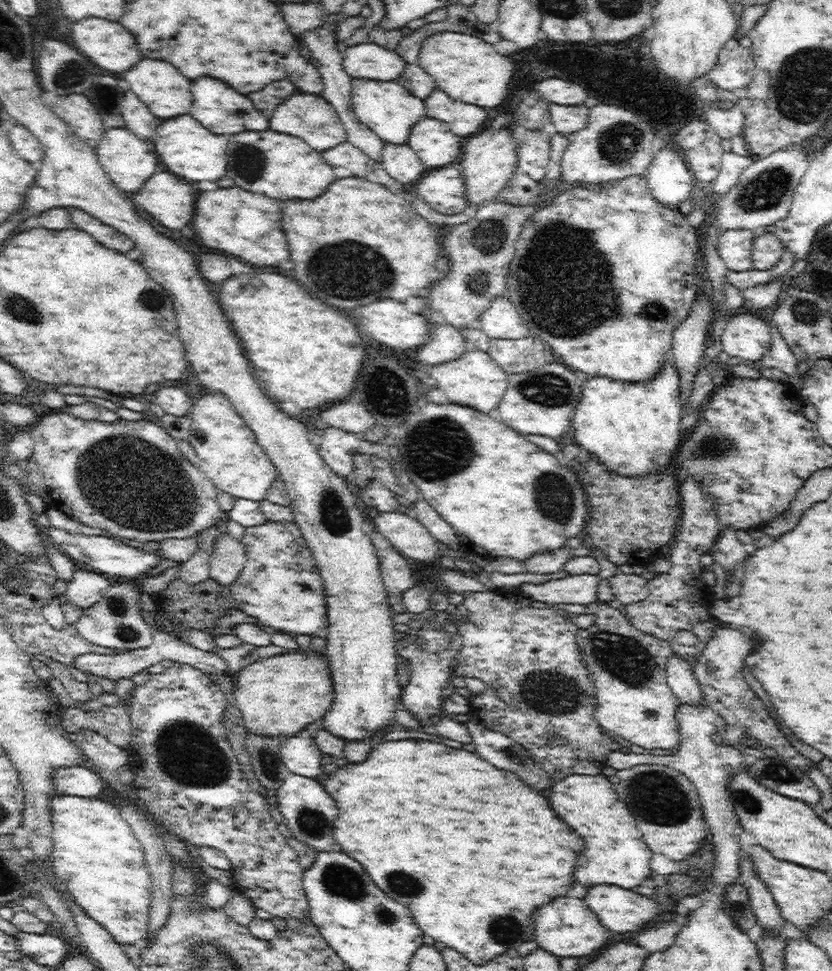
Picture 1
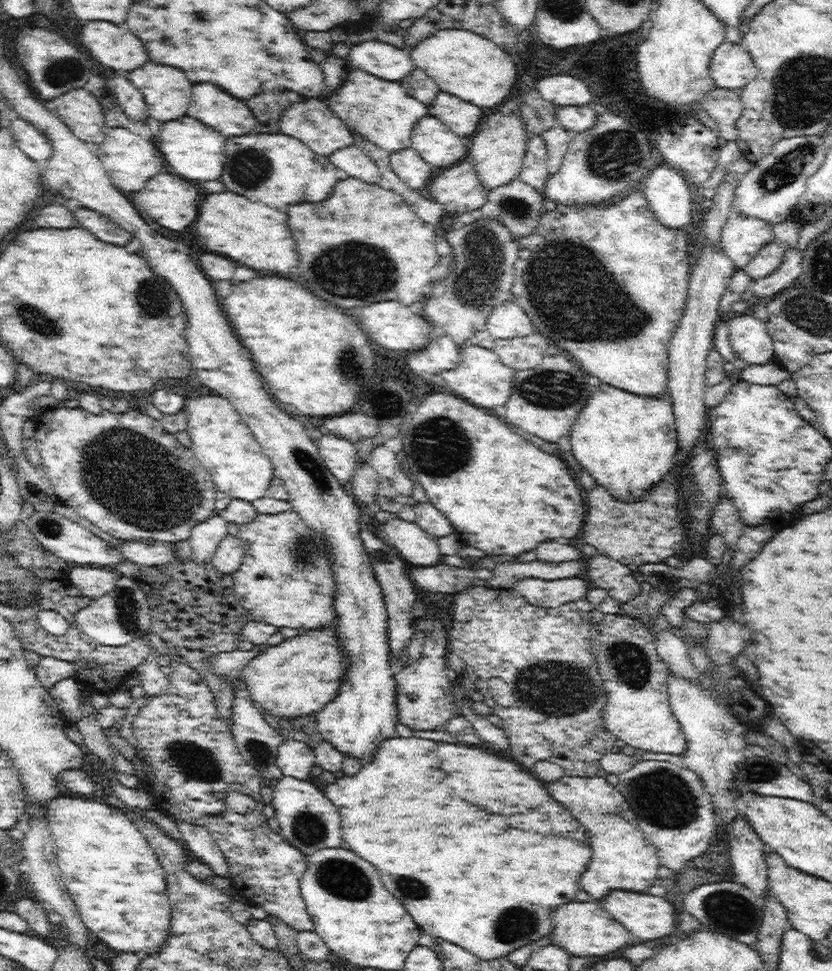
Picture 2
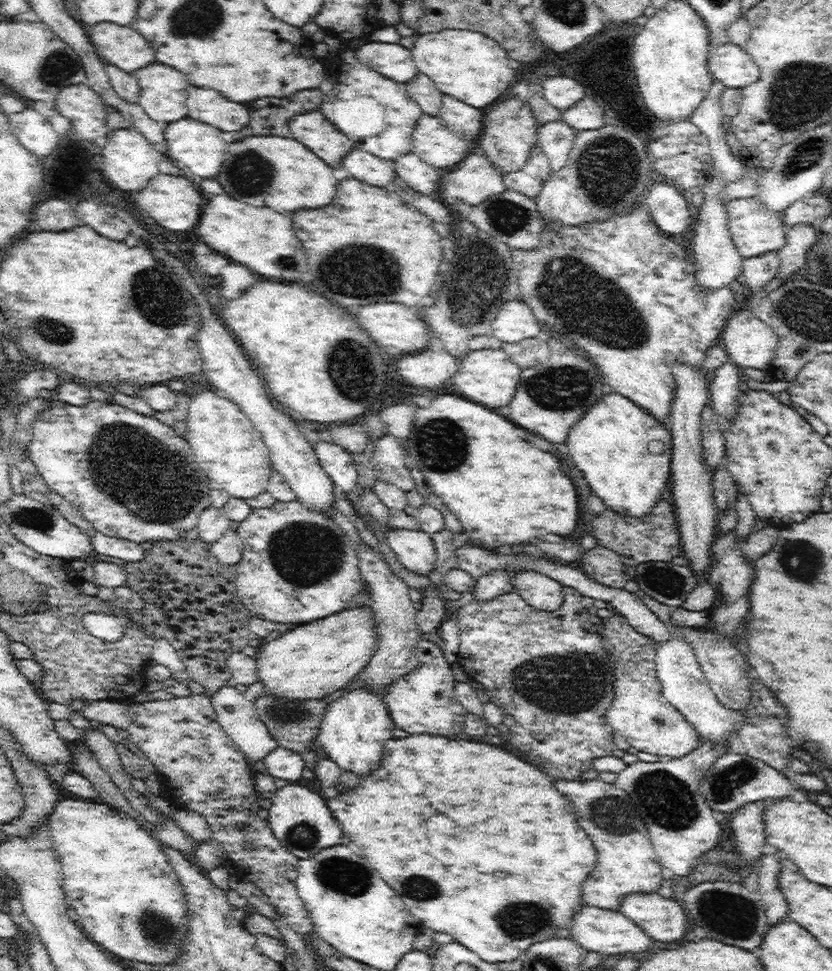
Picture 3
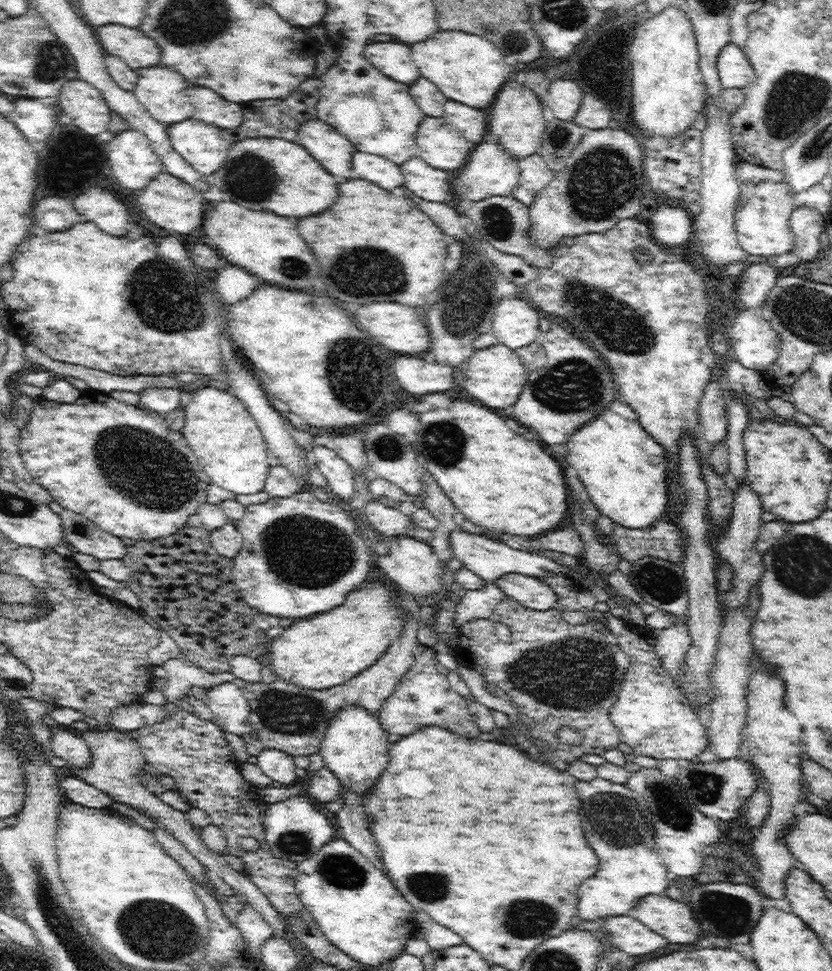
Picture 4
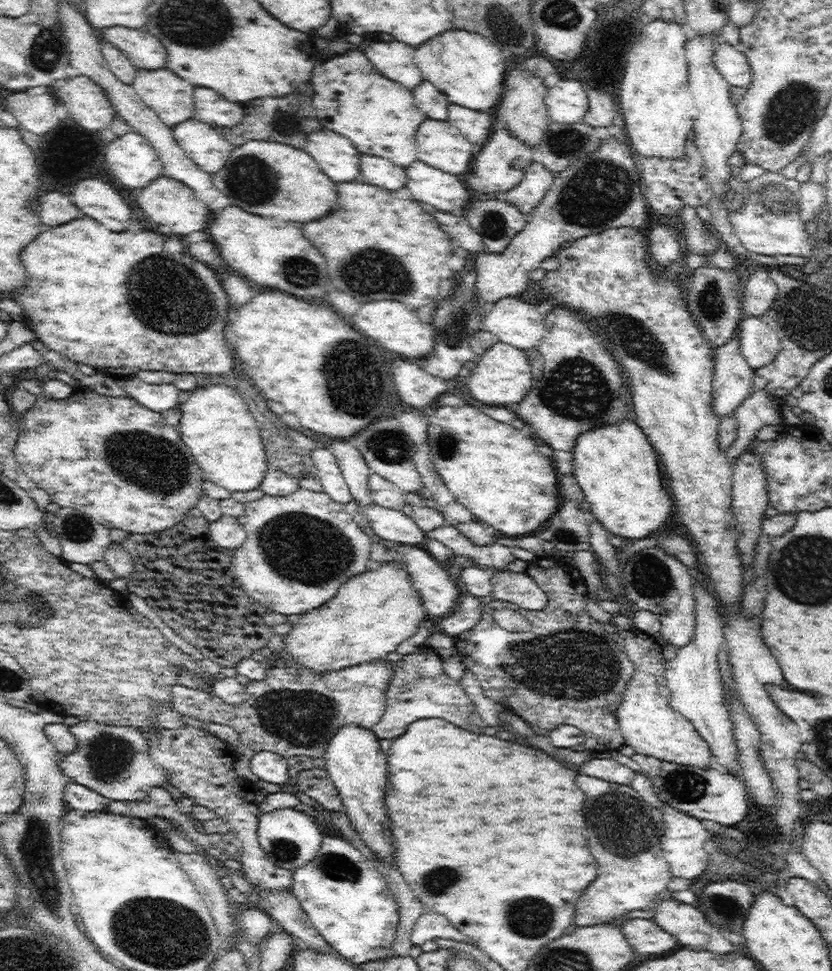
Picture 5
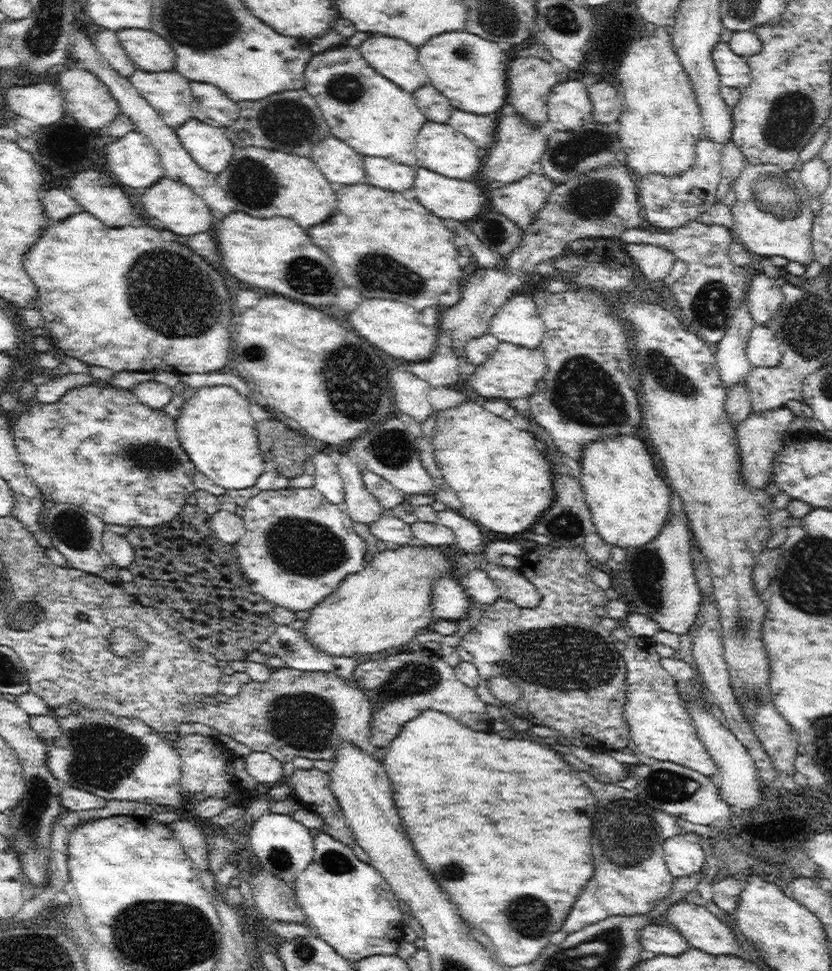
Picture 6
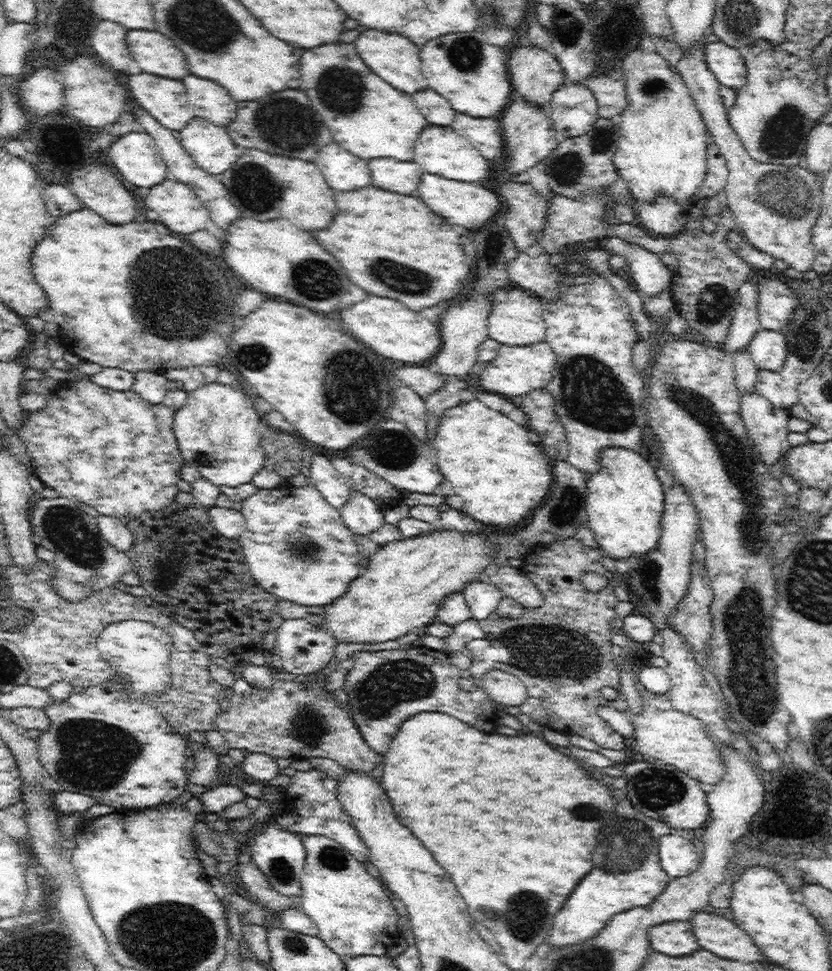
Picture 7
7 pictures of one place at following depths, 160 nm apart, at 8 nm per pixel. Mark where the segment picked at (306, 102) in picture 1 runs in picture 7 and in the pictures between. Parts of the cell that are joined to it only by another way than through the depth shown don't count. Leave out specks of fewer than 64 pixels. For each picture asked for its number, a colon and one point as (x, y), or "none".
2: (312, 121)
3: (313, 129)
4: (329, 147)
5: (334, 154)
6: (341, 165)
7: (343, 170)

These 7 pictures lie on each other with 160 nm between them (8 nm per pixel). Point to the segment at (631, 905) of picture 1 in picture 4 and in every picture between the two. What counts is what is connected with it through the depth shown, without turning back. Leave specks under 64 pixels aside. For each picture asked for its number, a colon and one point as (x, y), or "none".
2: (647, 917)
3: (665, 920)
4: (675, 921)

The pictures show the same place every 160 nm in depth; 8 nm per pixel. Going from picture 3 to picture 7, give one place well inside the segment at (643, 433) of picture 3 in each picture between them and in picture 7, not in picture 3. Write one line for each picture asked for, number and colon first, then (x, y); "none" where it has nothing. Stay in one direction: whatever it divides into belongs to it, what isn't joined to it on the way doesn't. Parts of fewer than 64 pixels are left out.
4: (623, 469)
5: (616, 467)
6: (629, 503)
7: (625, 504)

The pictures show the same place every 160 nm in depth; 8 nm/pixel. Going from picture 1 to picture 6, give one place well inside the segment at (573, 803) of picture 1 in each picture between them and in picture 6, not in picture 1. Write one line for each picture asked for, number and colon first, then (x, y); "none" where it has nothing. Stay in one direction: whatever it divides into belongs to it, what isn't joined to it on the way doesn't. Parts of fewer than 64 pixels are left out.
2: (622, 858)
3: (627, 863)
4: (617, 822)
5: (616, 814)
6: (631, 877)

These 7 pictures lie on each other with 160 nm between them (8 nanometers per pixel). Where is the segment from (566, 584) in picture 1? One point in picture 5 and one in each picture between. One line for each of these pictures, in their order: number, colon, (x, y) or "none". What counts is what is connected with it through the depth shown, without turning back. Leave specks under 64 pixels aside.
2: (544, 593)
3: (541, 592)
4: (531, 592)
5: (519, 589)

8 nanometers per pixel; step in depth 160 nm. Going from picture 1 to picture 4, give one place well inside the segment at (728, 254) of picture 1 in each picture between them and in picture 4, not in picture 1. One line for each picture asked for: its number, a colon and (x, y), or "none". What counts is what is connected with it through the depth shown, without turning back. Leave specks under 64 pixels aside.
2: (742, 237)
3: (755, 229)
4: (762, 228)

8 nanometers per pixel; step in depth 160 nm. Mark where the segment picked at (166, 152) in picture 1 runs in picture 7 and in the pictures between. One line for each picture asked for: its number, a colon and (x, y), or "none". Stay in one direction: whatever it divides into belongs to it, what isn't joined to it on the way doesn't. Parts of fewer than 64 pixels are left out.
2: (195, 151)
3: (197, 146)
4: (203, 146)
5: (207, 146)
6: (209, 147)
7: (214, 151)

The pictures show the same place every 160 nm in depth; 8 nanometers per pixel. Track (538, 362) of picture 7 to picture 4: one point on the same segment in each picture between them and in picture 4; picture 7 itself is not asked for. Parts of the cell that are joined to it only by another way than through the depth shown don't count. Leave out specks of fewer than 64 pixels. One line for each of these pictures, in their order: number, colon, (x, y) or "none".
4: (495, 375)
5: (502, 376)
6: (511, 371)

